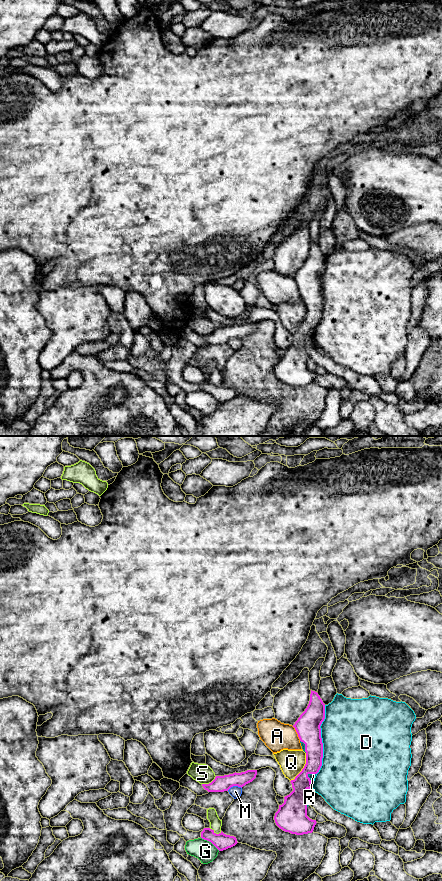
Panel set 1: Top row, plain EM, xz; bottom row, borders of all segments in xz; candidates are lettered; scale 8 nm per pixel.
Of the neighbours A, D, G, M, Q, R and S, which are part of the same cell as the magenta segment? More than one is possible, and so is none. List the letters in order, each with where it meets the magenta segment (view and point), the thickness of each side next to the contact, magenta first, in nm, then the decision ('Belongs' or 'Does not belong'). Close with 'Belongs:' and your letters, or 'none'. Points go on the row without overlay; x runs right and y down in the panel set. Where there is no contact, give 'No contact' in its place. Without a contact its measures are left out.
A: Touches magenta at xz (297, 285). Thickness 200 nm (magenta) against 220 nm. Does not belong
D: Touches magenta at xz (321, 292). Thickness 200 nm (magenta) against 480 nm. Does not belong
G: Touches magenta at xz (210, 393). Thickness 140 nm (magenta) against 170 nm. Does not belong
M: Touches magenta at xz (234, 337). Thickness 130 nm (magenta) against 90 nm. Does not belong
Q: Touches magenta at xz (303, 320). Thickness 150 nm (magenta) against 200 nm. Does not belong
R: Touches magenta at xz (307, 328). Thickness 190 nm (magenta) against 50 nm. Belongs
S: Touches magenta at xz (209, 335). Thickness 130 nm (magenta) against 160 nm. Does not belong
Belongs: R

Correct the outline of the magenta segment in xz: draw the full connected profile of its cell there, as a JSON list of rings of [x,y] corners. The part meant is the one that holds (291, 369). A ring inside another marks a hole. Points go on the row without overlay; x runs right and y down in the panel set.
[[[311,242],[307,260],[293,277],[306,305],[306,316],[295,331],[290,333],[293,343],[284,349],[284,355],[279,357],[274,368],[276,377],[291,386],[312,385],[317,375],[307,368],[309,355],[305,344],[312,340],[314,330],[322,318],[323,295],[320,278],[324,271],[325,256],[318,245]]]

